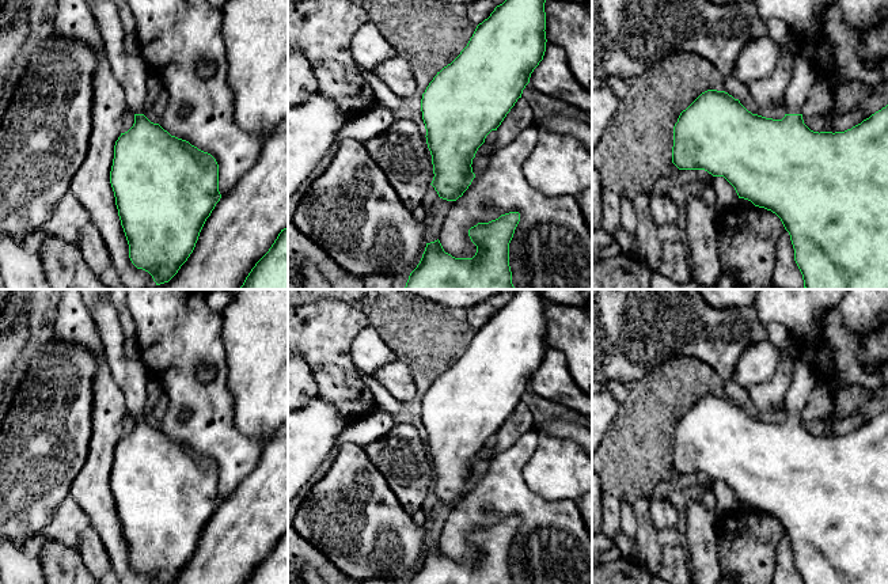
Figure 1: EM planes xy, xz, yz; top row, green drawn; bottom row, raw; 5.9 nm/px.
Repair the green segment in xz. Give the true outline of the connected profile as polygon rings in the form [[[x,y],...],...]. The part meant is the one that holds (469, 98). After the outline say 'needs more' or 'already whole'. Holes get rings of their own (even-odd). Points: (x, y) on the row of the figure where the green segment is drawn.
[[[505,0],[479,23],[467,46],[444,67],[426,87],[421,99],[426,144],[432,155],[432,186],[439,197],[456,201],[475,174],[473,159],[492,130],[521,98],[531,73],[546,52],[546,0]]]; already whole

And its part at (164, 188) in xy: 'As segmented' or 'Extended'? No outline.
Extended

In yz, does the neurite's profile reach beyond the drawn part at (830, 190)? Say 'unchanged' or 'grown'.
grown

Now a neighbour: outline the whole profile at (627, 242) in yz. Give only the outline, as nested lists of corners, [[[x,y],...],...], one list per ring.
[[[621,225],[614,236],[614,240],[621,246],[623,255],[637,257],[638,243],[634,234],[627,232]]]

